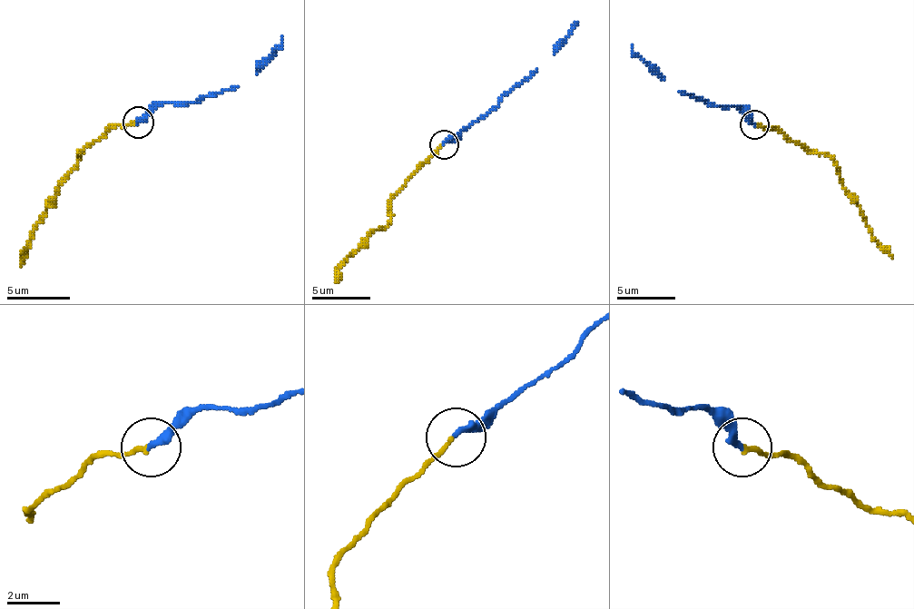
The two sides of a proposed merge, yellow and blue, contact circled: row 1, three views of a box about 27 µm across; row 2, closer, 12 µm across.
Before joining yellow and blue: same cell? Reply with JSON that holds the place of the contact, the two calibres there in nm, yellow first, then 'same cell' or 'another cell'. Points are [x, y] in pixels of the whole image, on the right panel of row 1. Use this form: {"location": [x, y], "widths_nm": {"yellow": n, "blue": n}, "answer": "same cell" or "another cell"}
{"location": [754, 124], "widths_nm": {"yellow": 170, "blue": 240}, "answer": "same cell"}

